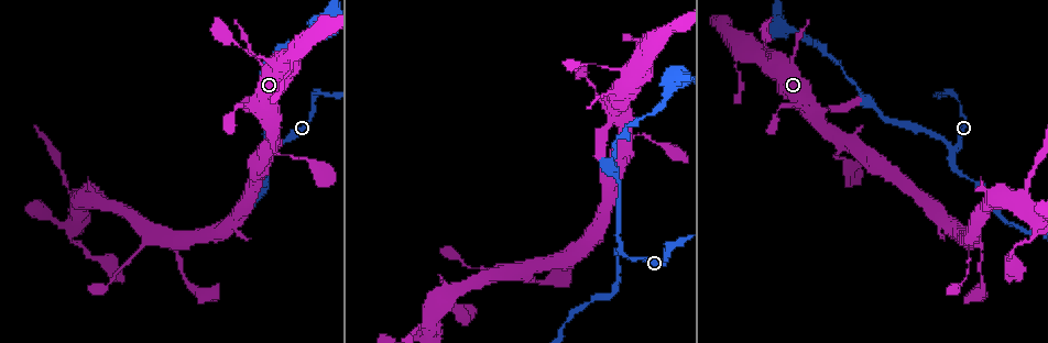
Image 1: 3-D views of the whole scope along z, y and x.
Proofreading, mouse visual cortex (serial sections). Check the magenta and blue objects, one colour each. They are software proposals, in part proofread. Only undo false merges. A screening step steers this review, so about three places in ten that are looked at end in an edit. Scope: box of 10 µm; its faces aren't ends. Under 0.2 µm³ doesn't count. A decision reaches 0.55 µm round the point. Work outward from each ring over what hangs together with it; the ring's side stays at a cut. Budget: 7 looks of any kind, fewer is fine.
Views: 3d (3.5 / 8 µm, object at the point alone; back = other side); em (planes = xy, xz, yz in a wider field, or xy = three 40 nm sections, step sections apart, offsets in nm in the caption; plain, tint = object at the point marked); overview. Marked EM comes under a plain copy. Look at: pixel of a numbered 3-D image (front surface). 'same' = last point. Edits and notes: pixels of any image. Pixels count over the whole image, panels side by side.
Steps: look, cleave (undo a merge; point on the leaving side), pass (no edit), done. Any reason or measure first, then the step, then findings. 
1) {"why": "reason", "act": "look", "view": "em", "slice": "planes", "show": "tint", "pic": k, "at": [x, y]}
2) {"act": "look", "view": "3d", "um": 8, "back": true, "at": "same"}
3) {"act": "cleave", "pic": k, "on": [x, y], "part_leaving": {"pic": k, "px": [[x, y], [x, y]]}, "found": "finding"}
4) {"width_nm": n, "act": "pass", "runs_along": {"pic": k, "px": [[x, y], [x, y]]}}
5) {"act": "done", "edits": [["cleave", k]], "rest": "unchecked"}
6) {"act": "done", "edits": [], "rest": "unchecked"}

{"why": "abrupt turn", "act": "look", "view": "3d", "um": 3.5, "pic": 1, "at": [623, 252]}

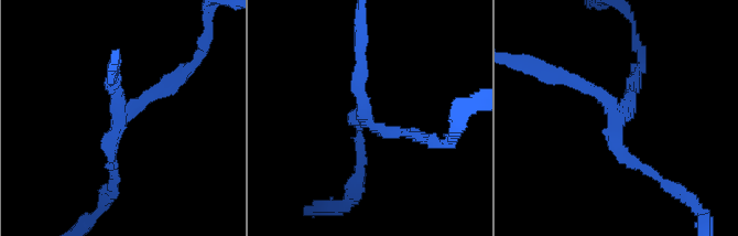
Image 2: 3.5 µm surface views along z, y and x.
{"why": "need the tissue", "act": "look", "view": "em", "slice": "xy", "step": 2, "show": "tint", "pic": 2, "at": [367, 120]}

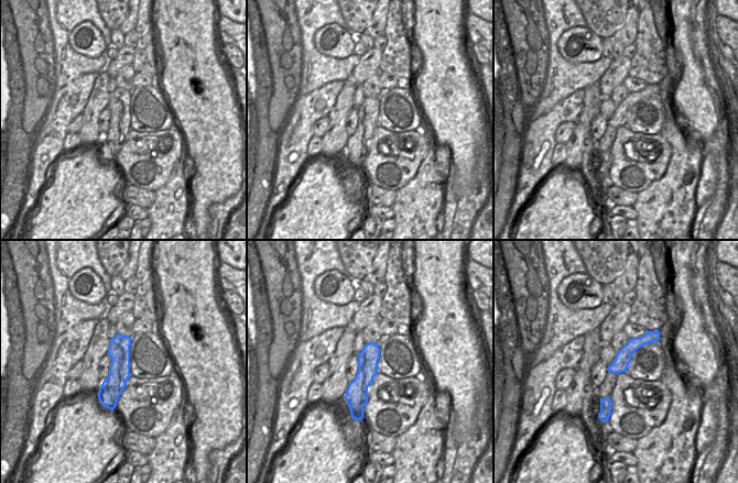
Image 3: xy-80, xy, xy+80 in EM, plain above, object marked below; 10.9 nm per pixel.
{"act": "cleave", "pic": 2, "on": [611, 131], "part_leaving": {"pic": 2, "px": [[625, 106], [536, 65]]}, "found": "a second cell is stuck on"}

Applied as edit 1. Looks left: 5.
{"act": "look", "view": "overview"}

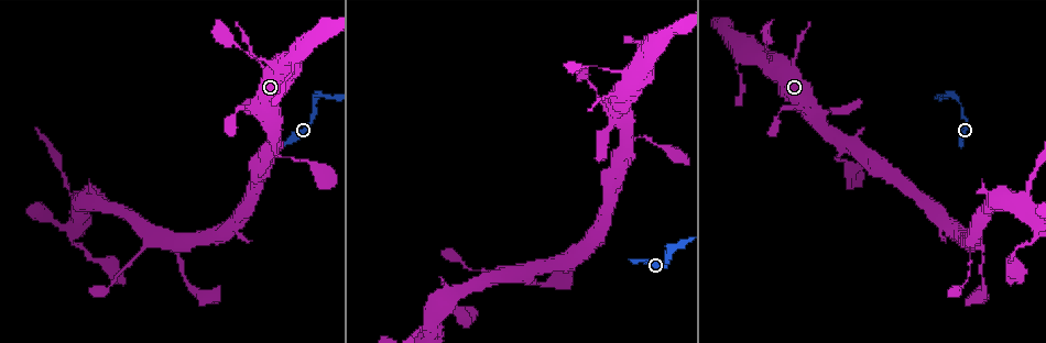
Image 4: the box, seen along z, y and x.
{"why": "abrupt turn", "act": "look", "view": "3d", "um": 8, "pic": 4, "at": [952, 94]}

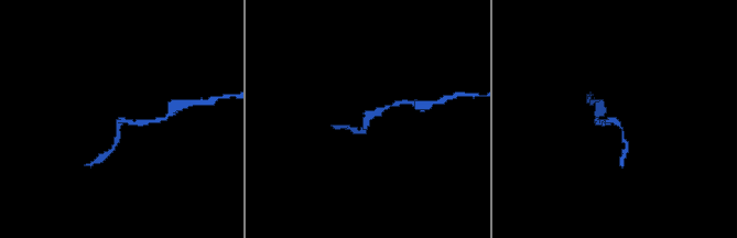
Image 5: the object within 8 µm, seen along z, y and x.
{"why": "shape alone is not enough", "act": "look", "view": "em", "slice": "planes", "show": "tint", "at": "same"}

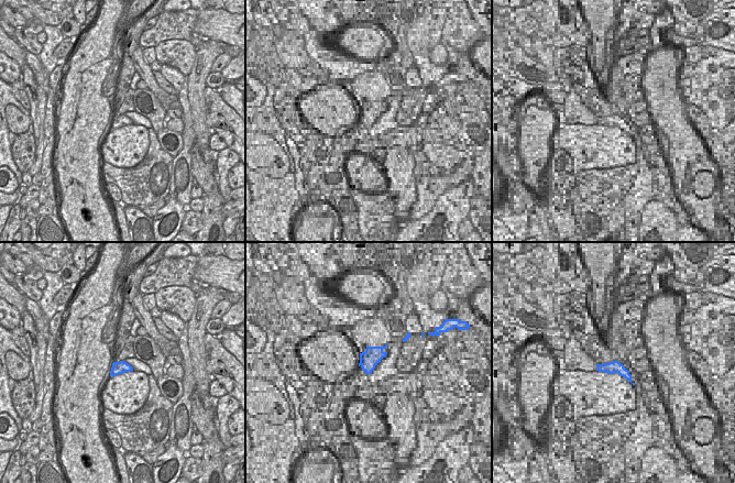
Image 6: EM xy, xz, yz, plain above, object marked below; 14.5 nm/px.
{"act": "pass", "runs_along": {"pic": 5, "px": [[112, 147], [120, 120], [144, 120]]}, "found": "continuous, no second cell"}

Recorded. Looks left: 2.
{"why": "abrupt turn", "act": "look", "view": "3d", "um": 3.5, "pic": 4, "at": [426, 324]}

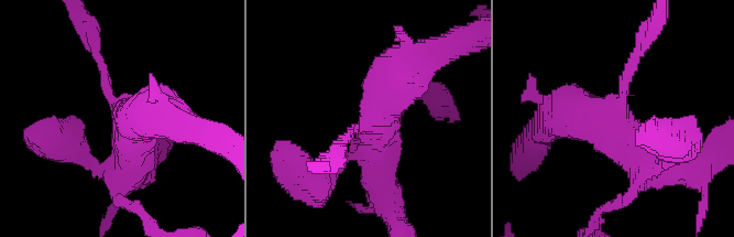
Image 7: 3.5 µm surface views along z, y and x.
{"why": "need the tissue", "act": "look", "view": "em", "slice": "xy", "step": 5, "show": "tint", "pic": 7, "at": [615, 108]}

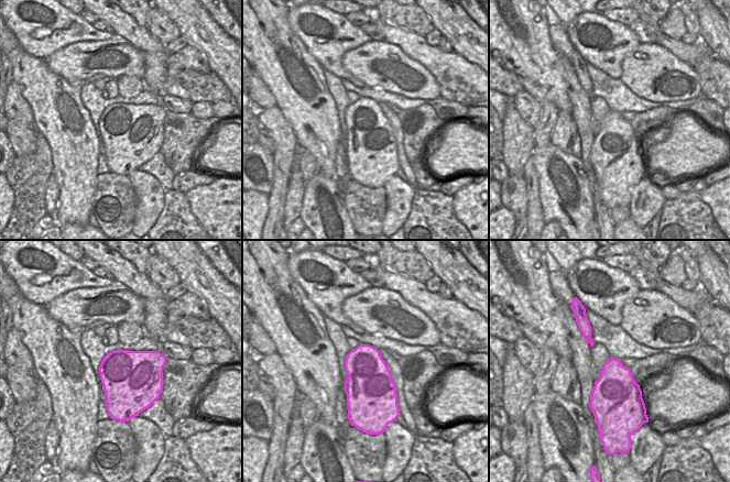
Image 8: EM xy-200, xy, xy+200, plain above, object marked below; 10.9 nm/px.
{"arm_widths_nm": [150, 450, 450], "act": "pass", "found": "continuous, no second cell"}

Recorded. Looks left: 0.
{"act": "done", "edits": [["cleave", 2]], "rest": "unchecked"}

